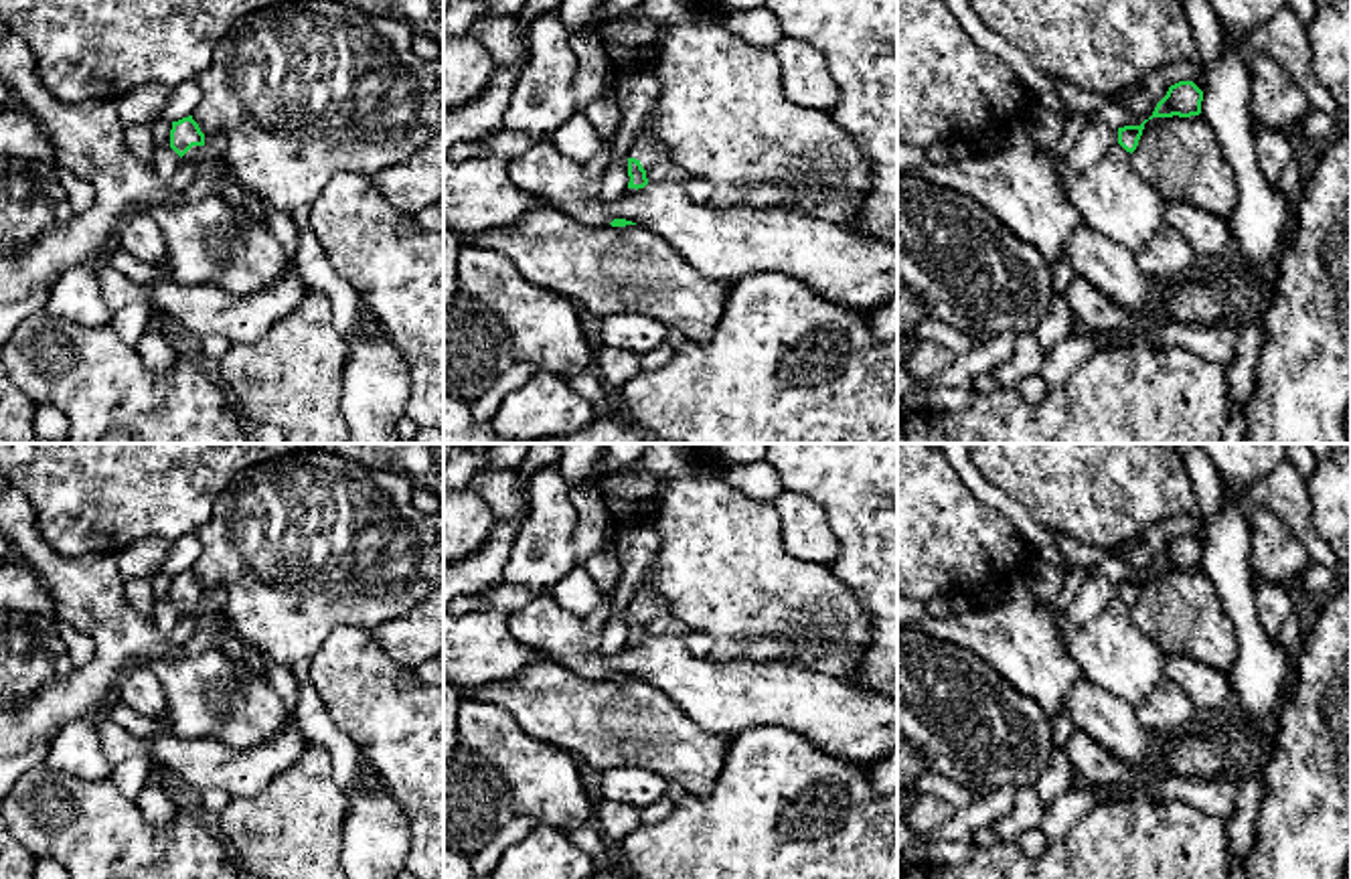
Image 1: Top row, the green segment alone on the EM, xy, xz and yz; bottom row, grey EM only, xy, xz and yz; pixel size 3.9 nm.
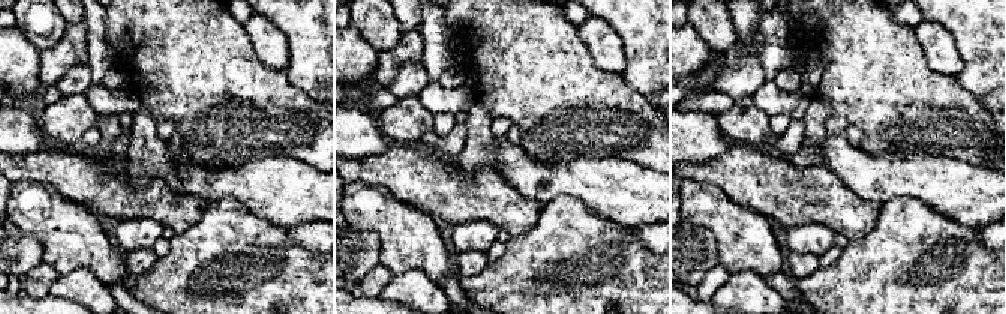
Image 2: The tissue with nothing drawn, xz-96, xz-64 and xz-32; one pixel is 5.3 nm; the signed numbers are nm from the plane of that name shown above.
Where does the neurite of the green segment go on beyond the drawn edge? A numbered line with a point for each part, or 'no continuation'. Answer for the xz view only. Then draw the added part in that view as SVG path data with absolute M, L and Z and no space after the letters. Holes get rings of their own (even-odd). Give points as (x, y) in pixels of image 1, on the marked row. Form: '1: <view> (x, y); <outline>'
1: xz (647, 148); M648 113L642 130L634 138L634 144L632 144L628 158L636 158L642 164L644 170L656 168L658 164L670 160L668 150L656 138L656 134L650 126L650 113Z

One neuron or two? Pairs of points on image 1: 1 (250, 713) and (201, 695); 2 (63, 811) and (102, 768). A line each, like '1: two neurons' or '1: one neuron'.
1: one neuron
2: two neurons

